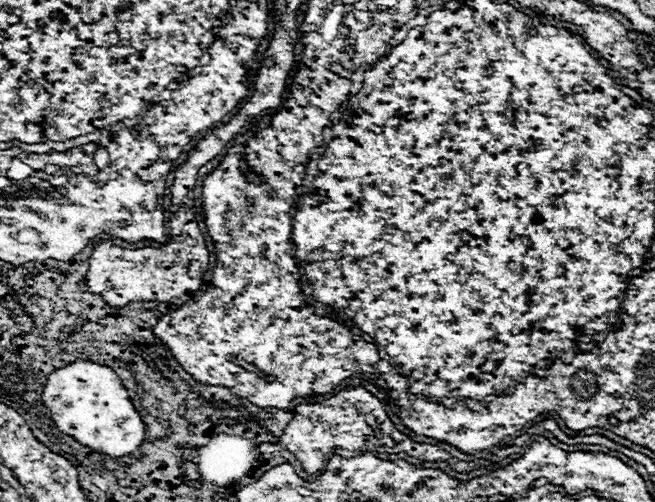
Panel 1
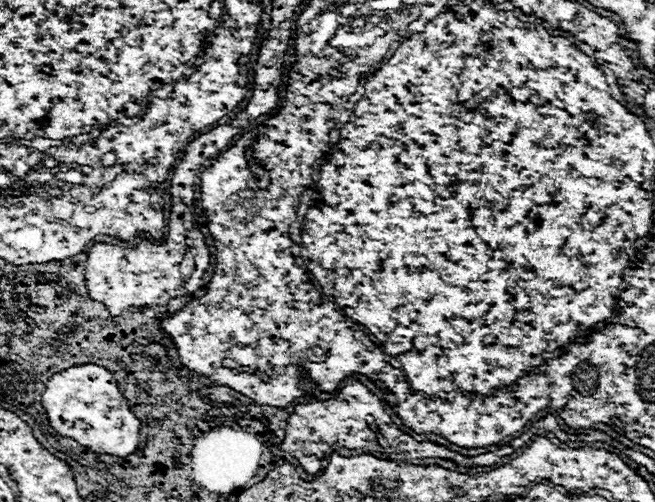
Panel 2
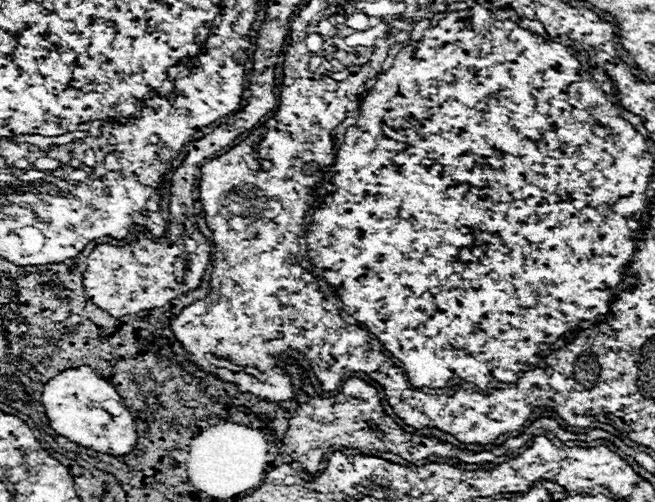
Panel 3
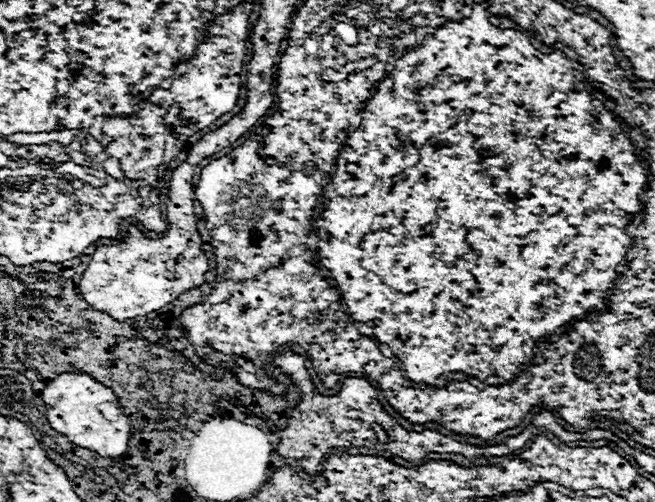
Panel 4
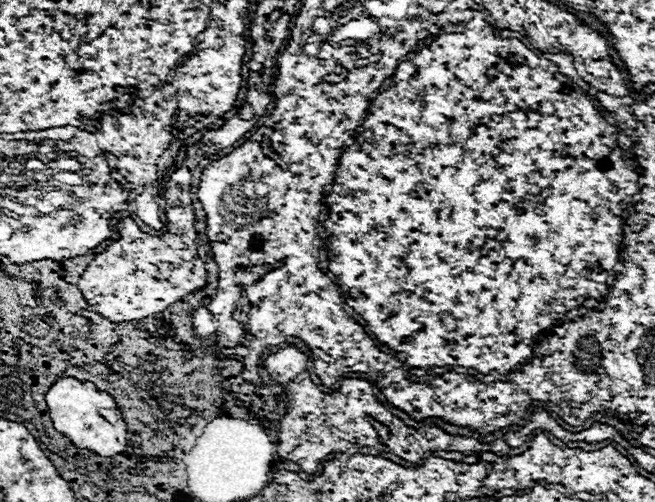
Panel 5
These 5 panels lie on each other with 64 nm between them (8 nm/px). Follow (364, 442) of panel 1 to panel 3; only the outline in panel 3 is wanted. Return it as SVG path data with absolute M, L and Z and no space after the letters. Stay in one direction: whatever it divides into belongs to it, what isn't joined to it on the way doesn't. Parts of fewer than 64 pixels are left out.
M349 377L336 396L330 398L318 398L314 396L310 402L300 404L294 412L294 416L288 420L288 430L282 438L280 450L288 456L292 456L296 462L302 464L302 468L310 474L318 472L320 462L328 448L368 448L376 452L392 452L402 456L408 462L416 462L428 456L448 456L458 458L466 464L484 464L490 462L490 452L472 454L466 450L458 450L452 444L446 444L432 436L414 436L404 432L384 410L378 398L376 388L368 386L364 380L357 377Z

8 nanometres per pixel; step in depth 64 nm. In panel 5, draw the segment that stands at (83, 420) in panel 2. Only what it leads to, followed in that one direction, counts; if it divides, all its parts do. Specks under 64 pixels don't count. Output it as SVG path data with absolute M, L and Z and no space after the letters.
M58 378L46 392L46 404L50 408L50 420L54 428L64 434L76 448L92 450L104 458L122 454L126 450L126 422L108 392L98 390L92 382L80 382L76 378Z

